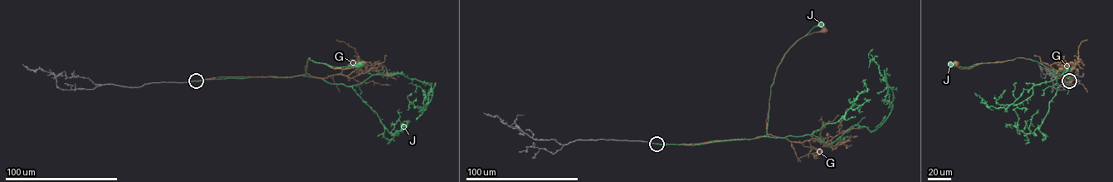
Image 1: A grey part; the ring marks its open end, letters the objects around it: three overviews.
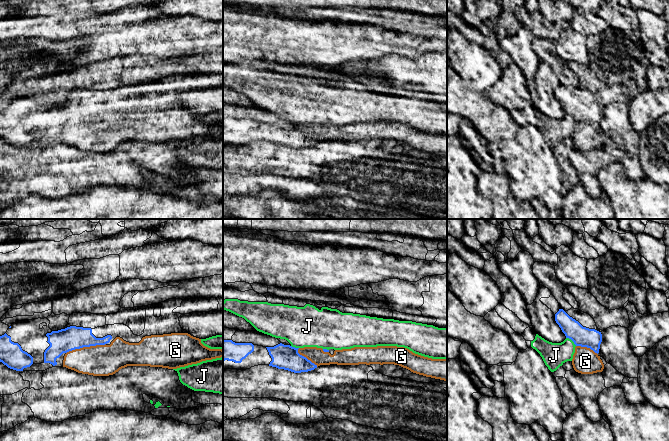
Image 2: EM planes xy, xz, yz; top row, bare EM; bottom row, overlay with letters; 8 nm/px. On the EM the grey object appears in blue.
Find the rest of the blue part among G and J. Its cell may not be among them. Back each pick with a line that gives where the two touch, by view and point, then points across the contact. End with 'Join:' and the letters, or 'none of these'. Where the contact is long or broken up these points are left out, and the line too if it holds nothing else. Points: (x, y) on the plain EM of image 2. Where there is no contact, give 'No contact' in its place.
G: Touches blue at xy (85, 122). Path across: xy (62, 117), (75, 117), (85, 122), (101, 136)
Join: G

